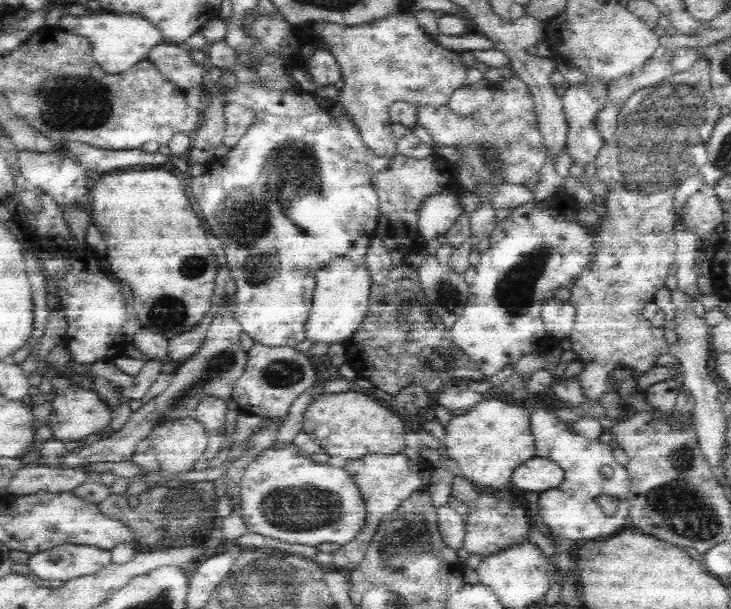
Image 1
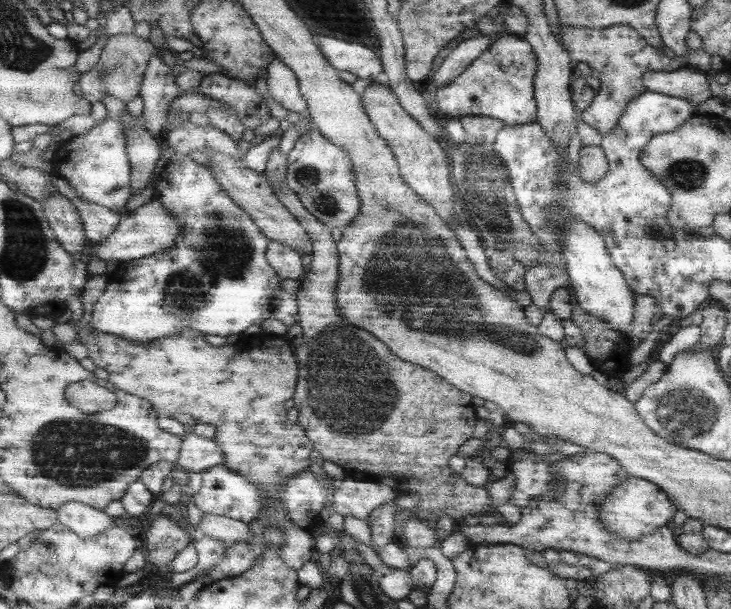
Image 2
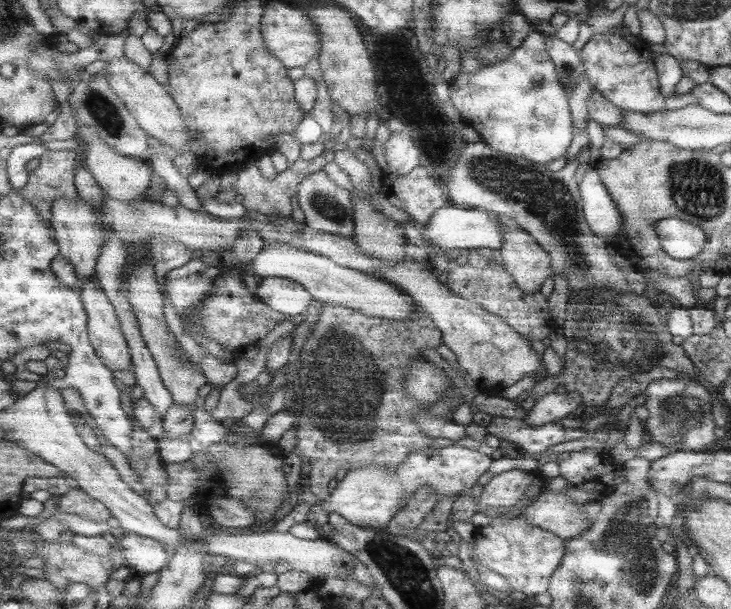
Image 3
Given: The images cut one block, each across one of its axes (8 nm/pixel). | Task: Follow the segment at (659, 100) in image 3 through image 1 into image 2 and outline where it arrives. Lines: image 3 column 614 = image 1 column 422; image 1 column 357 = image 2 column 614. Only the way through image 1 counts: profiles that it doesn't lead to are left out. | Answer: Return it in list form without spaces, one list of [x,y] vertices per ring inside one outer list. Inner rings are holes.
[[[623,24],[613,25],[609,31],[572,27],[560,27],[559,30],[570,59],[577,63],[583,62],[600,73],[600,88],[592,103],[579,115],[582,122],[596,128],[602,137],[618,125],[618,119],[622,117],[628,102],[647,91],[642,84],[646,72],[673,72],[685,65],[684,60],[679,57],[668,58],[663,50],[650,46],[637,30]]]

